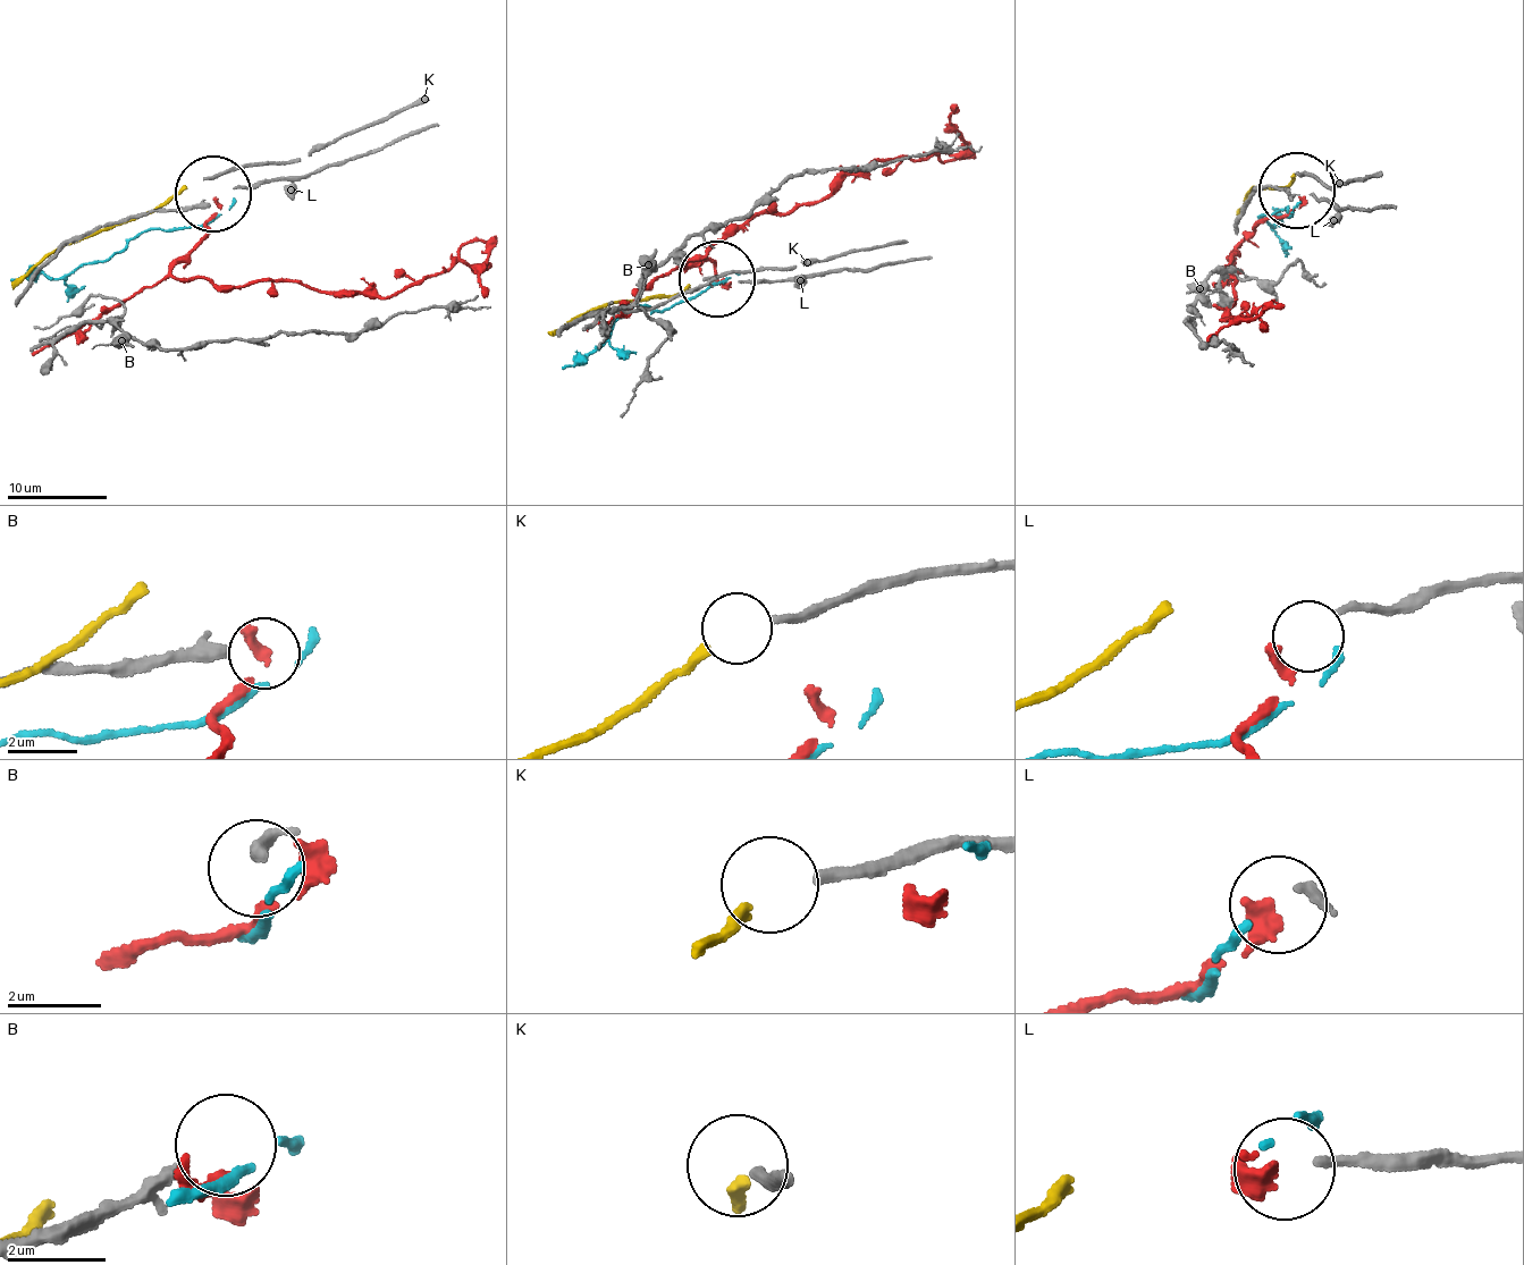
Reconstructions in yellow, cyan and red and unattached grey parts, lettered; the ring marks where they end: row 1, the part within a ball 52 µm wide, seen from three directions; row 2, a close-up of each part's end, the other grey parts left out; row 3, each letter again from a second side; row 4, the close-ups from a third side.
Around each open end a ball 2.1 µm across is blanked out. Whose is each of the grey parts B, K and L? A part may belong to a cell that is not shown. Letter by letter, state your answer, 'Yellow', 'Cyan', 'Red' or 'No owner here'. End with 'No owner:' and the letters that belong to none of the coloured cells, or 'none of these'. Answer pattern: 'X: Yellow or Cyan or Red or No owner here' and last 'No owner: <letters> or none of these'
B: No owner here
K: Yellow
L: Red
No owner: B

